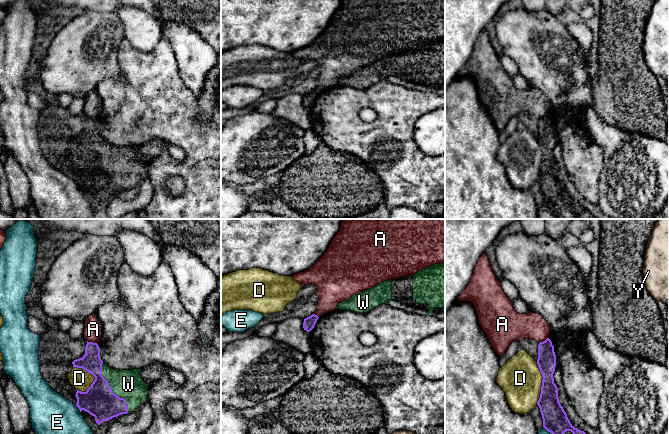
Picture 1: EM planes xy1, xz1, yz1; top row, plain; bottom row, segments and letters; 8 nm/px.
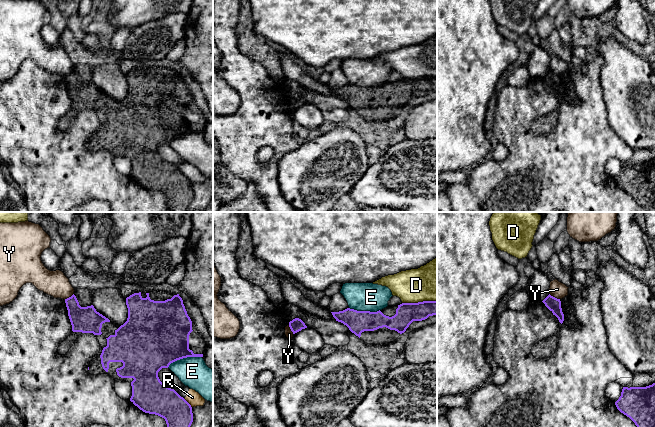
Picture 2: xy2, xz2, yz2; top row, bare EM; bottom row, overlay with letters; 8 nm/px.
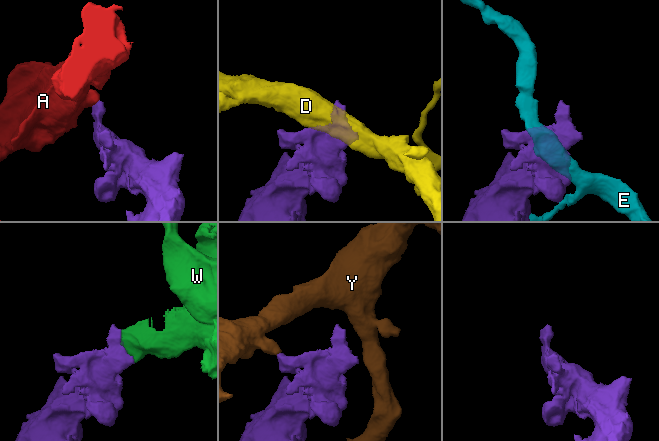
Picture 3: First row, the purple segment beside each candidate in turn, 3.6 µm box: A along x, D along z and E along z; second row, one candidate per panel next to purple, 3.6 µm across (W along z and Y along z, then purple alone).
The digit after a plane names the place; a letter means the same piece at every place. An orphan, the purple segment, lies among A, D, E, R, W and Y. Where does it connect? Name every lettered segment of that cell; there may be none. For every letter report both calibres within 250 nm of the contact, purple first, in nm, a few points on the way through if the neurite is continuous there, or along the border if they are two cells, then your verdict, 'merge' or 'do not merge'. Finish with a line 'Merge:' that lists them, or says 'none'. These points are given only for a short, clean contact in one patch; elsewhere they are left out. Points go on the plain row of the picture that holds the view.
A: 160 nm thick on the purple side, 140 nm on the other; border along xy1 (87, 116), (96, 119); do not merge
D: 260 nm thick on the purple side, 160 nm on the other; do not merge
E: 460 nm thick on the purple side, 240 nm on the other; do not merge
R: 240 nm thick on the purple side, 110 nm on the other; border along xy2 (183, 174), (191, 183); do not merge
W: 260 nm thick on the purple side, 240 nm on the other; merge
Y: 110 nm thick on the purple side, 130 nm on the other; border along yz2 (549, 69), (559, 75); do not merge
Merge: W

